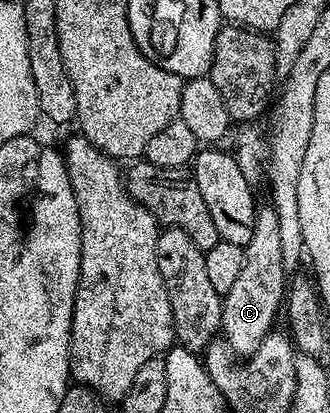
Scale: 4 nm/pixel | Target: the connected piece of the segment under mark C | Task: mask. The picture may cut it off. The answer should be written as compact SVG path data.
M272 205L259 206L252 229L252 241L244 248L244 269L240 278L222 300L222 330L227 345L239 357L249 357L260 349L264 337L275 330L274 318L284 307L288 272L284 265L284 249L280 249L280 217Z

